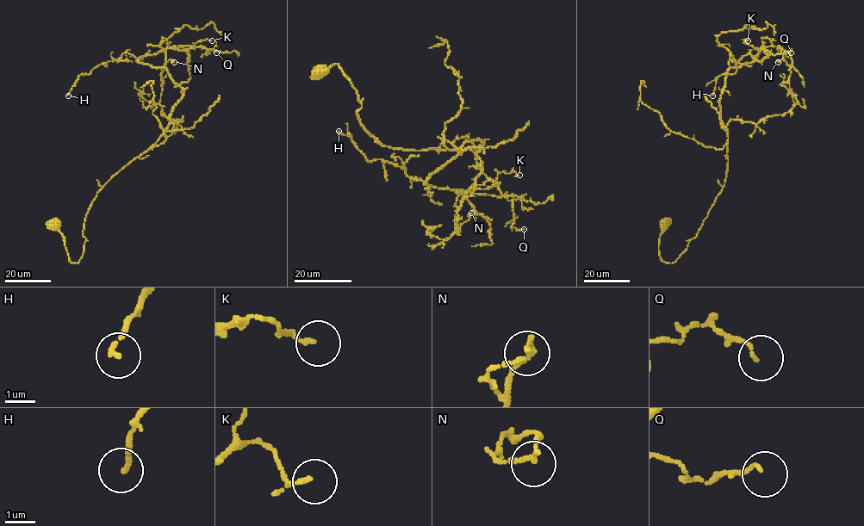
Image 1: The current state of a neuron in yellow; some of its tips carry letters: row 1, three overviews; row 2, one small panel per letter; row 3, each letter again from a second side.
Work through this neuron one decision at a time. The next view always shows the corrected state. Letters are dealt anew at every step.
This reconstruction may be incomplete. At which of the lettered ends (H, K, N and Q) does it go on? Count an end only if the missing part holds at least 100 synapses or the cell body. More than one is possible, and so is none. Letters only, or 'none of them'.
none of them

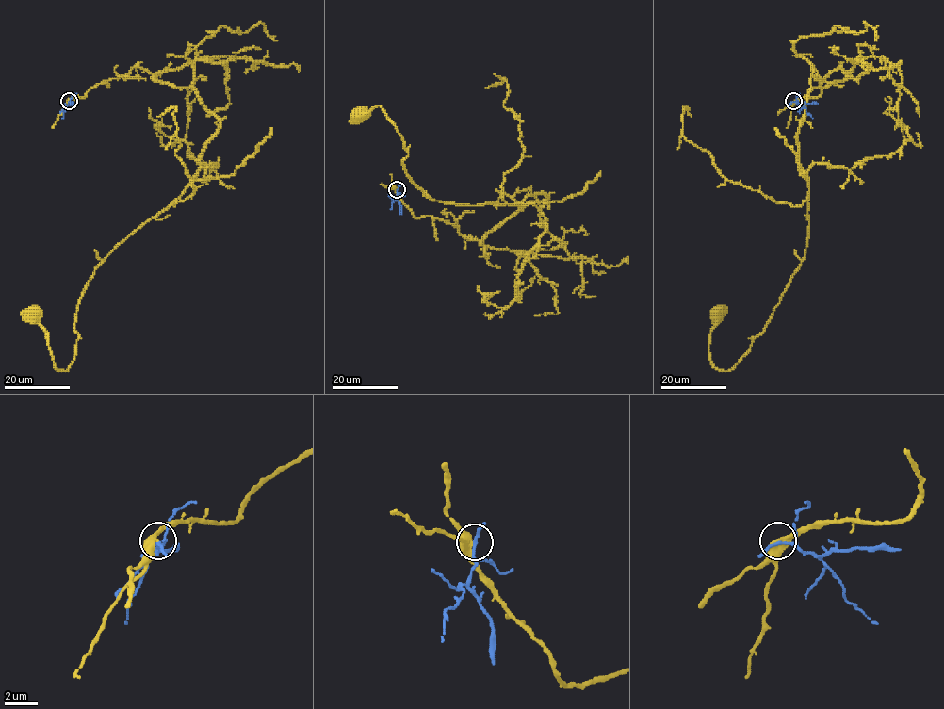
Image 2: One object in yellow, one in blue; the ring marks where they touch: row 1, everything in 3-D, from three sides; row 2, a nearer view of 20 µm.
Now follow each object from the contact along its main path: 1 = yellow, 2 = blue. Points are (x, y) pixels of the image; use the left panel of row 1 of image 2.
1: (69, 101), (140, 67), (191, 88), (219, 126), (187, 189), (96, 268), (67, 370), (55, 366), (34, 314)
2: (69, 101), (63, 118)

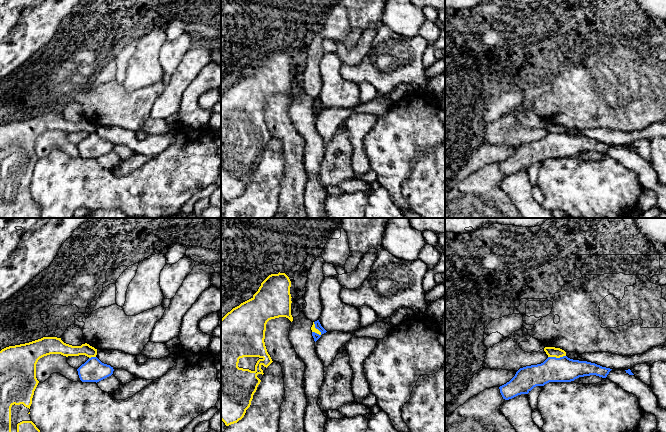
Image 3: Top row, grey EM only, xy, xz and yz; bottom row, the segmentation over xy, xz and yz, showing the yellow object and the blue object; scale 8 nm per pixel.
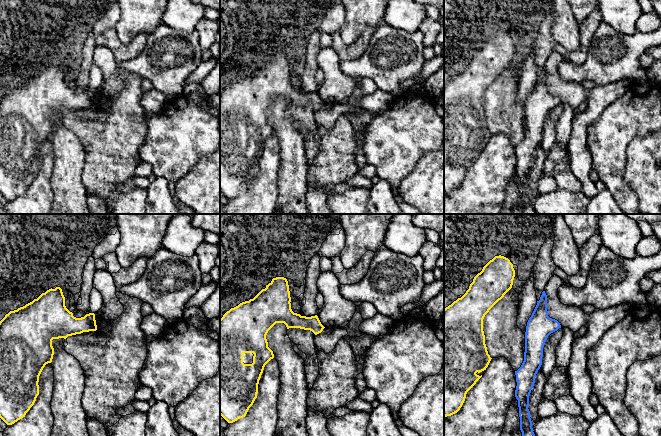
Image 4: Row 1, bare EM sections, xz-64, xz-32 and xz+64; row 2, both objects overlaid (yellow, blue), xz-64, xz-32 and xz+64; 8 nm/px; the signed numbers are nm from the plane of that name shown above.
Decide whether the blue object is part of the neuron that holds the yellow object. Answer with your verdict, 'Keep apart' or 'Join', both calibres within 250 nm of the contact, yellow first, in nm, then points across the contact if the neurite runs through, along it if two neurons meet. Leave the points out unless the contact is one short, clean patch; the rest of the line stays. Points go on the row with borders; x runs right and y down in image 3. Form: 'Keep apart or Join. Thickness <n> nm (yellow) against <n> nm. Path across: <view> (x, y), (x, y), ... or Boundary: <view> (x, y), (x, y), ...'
Keep apart. Thickness 80 nm (yellow) against 200 nm

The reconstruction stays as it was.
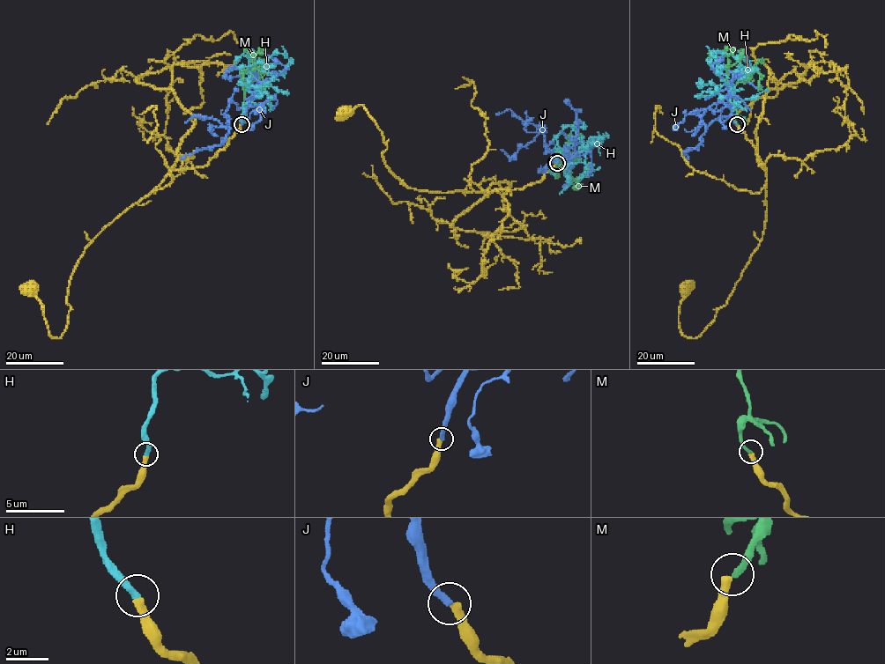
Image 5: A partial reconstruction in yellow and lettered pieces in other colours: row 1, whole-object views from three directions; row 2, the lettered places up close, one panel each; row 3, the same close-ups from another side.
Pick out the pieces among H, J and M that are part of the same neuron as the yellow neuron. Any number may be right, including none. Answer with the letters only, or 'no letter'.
H

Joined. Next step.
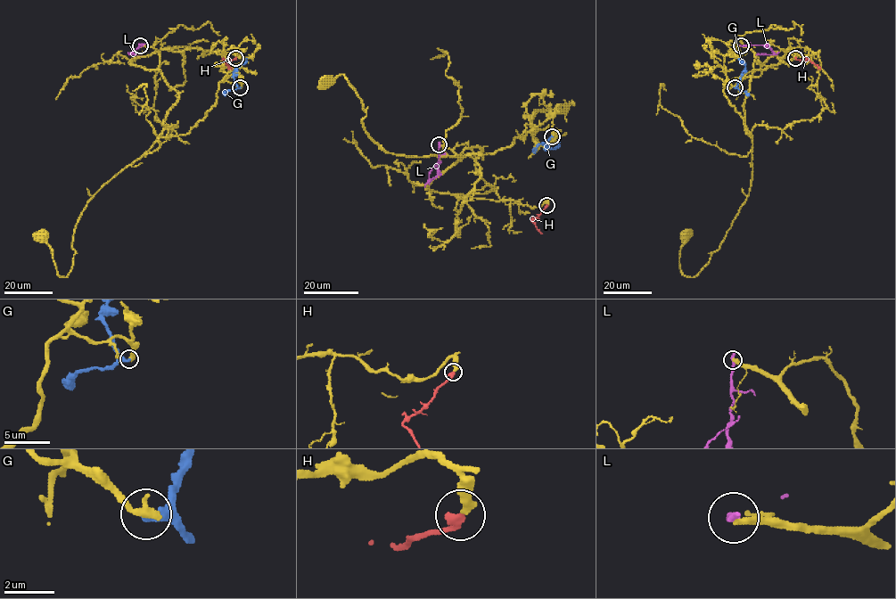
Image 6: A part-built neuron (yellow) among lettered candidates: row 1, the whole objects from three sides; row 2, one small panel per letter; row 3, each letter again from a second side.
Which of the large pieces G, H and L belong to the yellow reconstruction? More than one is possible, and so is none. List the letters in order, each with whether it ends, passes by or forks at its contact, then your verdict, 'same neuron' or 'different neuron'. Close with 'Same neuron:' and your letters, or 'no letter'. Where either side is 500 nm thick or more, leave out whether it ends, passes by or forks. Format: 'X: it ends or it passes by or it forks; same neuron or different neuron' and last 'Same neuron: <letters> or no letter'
G: it ends; different neuron
H: it ends; same neuron
L: it ends; different neuron
Same neuron: H

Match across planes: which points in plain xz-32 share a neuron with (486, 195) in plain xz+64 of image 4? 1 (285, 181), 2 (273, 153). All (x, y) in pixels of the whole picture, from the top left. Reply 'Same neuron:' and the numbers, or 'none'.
Same neuron: 2

